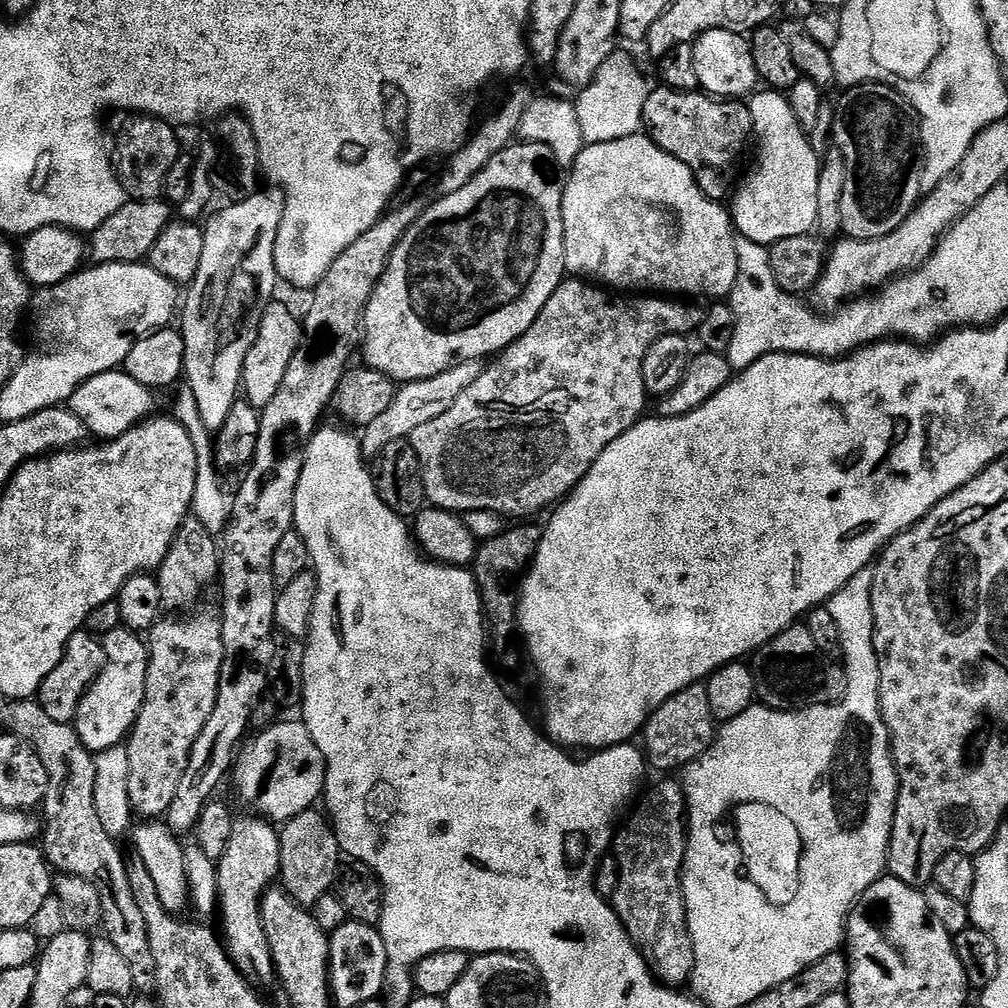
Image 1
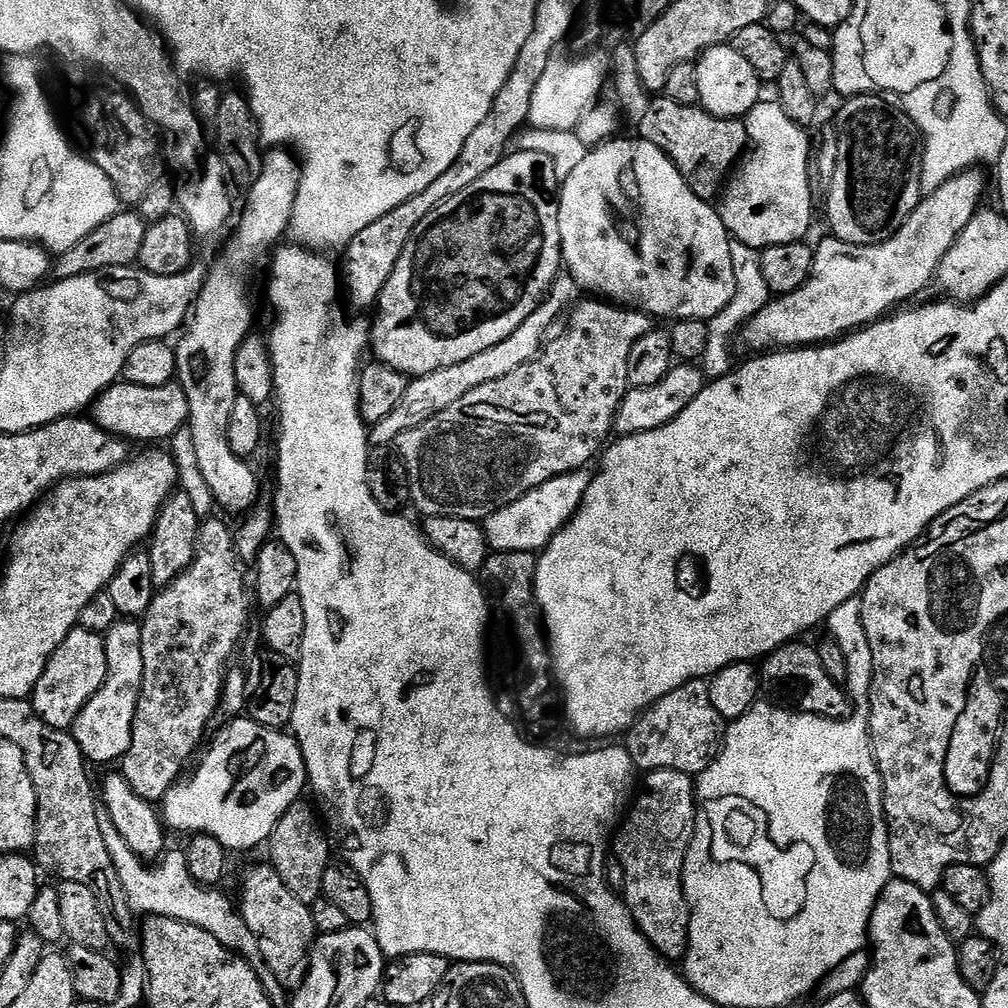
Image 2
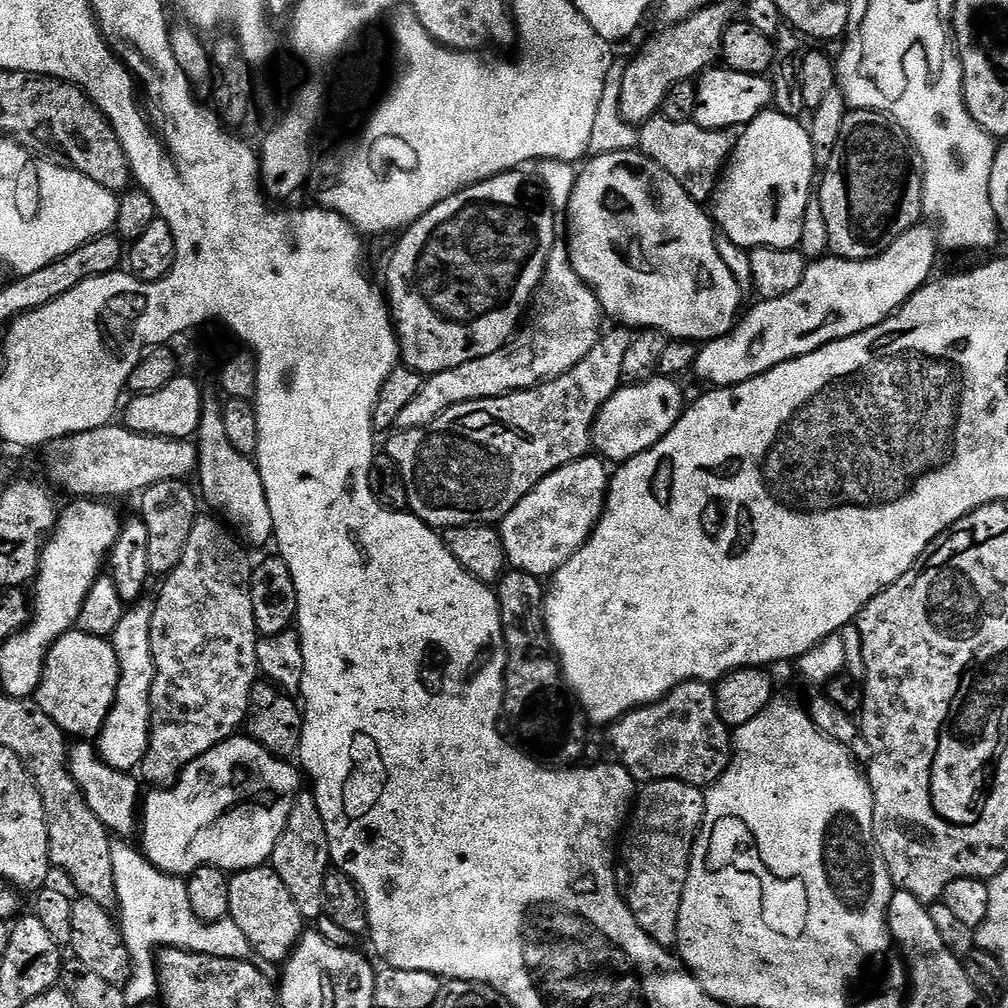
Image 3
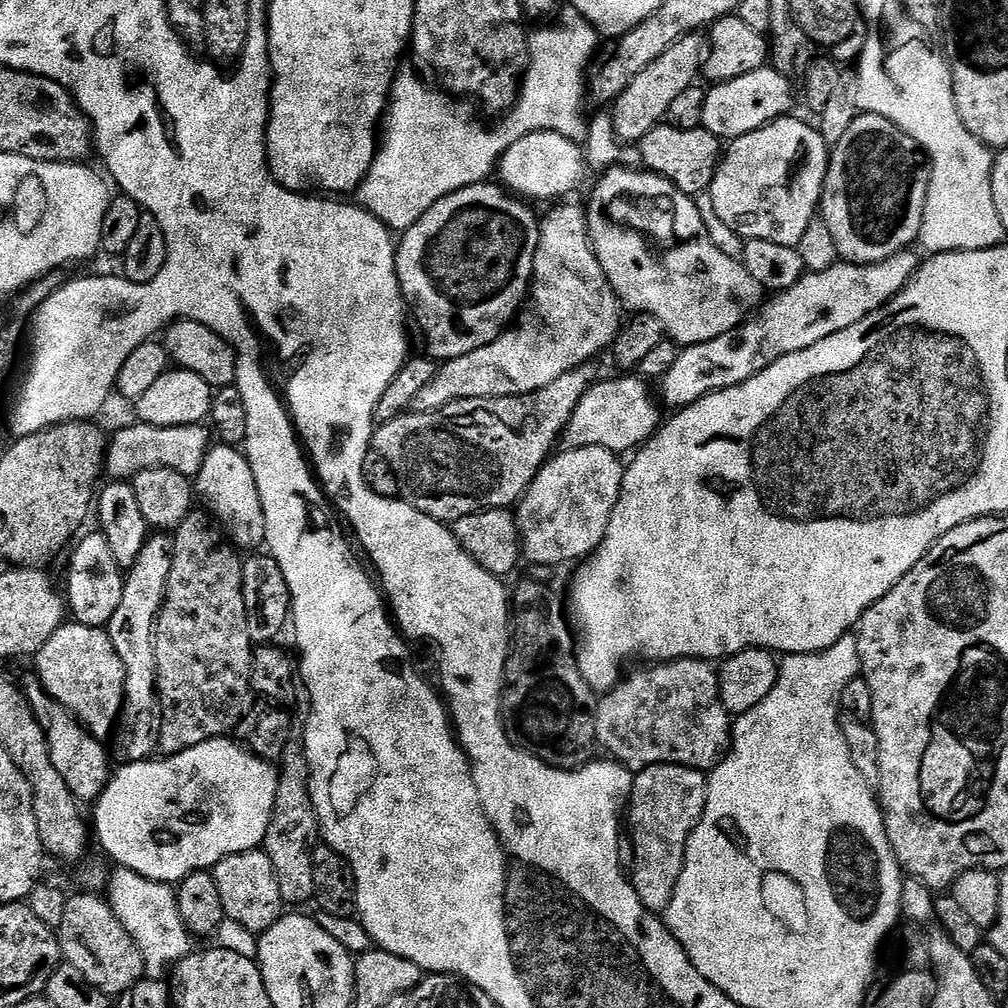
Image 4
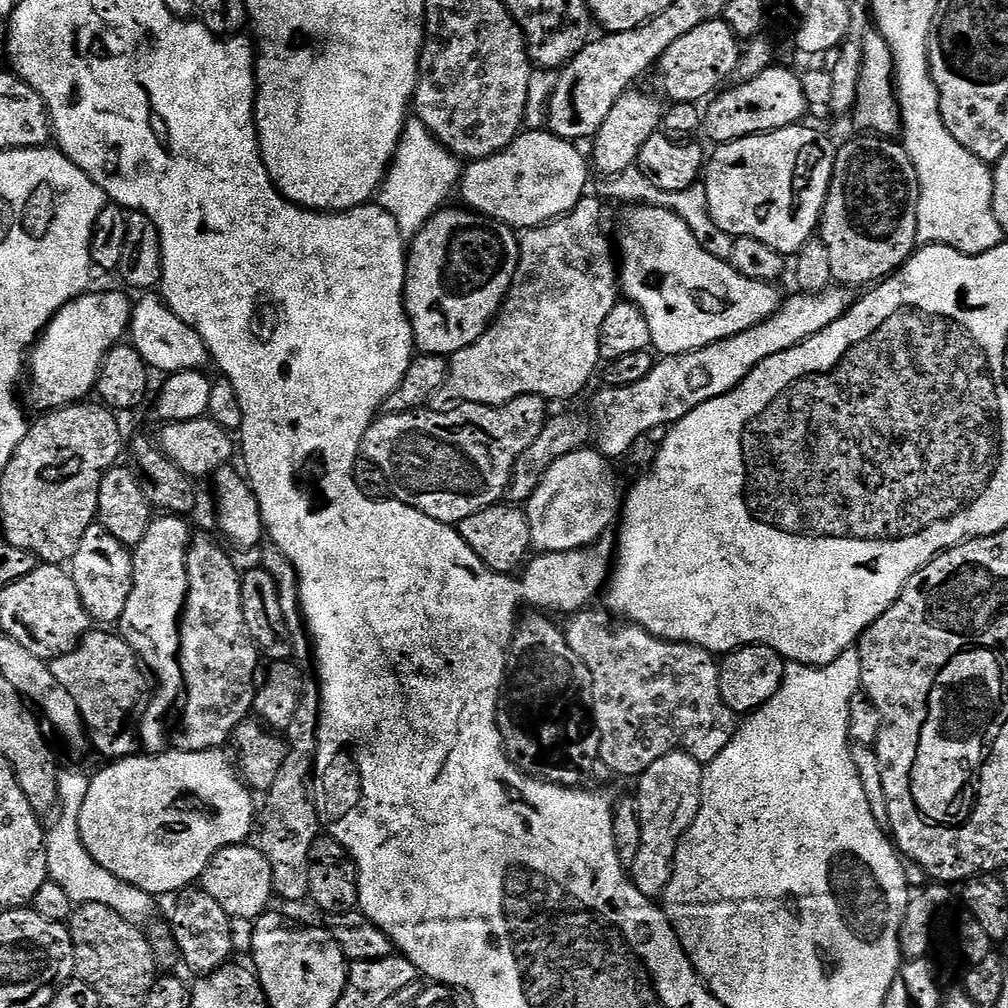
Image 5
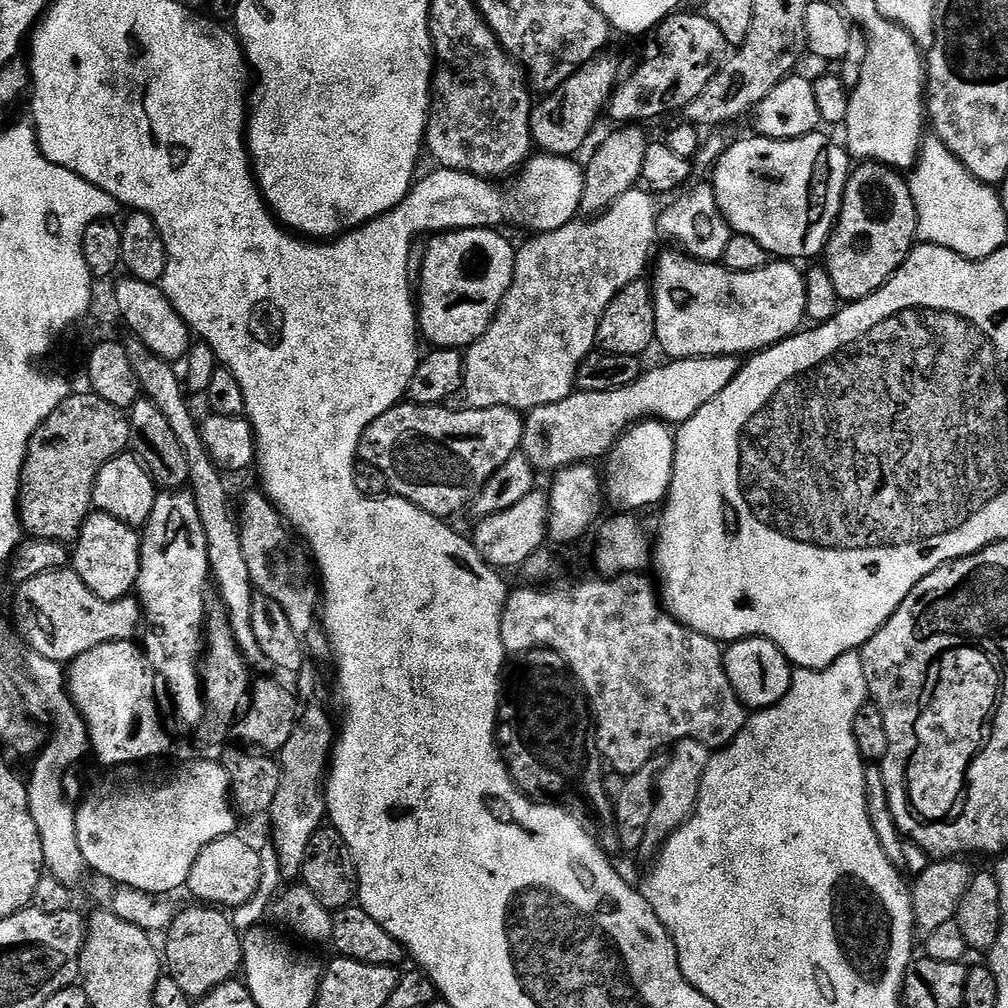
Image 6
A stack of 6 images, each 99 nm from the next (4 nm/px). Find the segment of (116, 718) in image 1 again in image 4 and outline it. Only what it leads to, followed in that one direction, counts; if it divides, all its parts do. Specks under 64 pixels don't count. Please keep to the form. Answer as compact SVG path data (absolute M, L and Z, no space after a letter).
M164 534L149 535L146 546L142 546L142 554L138 554L138 562L133 568L127 569L122 590L122 606L118 606L114 618L110 618L107 634L114 650L122 660L126 682L124 683L124 711L121 712L118 730L118 748L122 757L129 763L149 759L157 749L156 717L159 709L159 693L156 691L156 655L153 642L155 640L156 619L164 604L164 595L168 589L170 566L172 565L172 540Z

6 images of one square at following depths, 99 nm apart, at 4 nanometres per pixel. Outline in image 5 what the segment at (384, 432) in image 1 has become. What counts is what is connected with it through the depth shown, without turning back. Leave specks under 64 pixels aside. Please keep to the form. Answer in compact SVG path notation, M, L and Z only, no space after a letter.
M585 195L579 200L564 216L559 216L557 220L550 220L547 224L539 224L536 228L527 229L519 237L520 241L520 261L518 270L512 279L510 290L504 299L504 305L497 312L495 320L489 324L488 329L478 338L478 342L471 344L469 348L458 350L451 356L448 362L448 377L444 383L444 388L440 391L439 399L452 400L448 402L459 402L462 404L509 404L511 400L517 400L519 396L542 396L545 401L568 400L571 396L576 396L592 380L592 375L597 375L600 358L600 335L602 334L602 322L606 322L606 314L614 310L618 302L618 260L614 255L614 244L608 241L608 236L604 233L604 208L595 195Z

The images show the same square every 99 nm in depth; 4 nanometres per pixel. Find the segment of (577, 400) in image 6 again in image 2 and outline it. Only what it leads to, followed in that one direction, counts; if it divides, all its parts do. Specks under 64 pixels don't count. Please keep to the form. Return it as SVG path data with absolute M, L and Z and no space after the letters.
M979 167L968 168L951 176L938 190L927 193L910 218L888 240L881 244L848 244L844 240L827 238L815 245L812 277L790 294L769 299L767 307L761 310L743 329L742 337L753 348L753 353L765 350L791 350L801 346L820 346L835 341L845 334L851 334L877 320L887 317L903 300L916 296L940 271L942 258L954 246L954 242L966 230L976 213L981 211L980 199L984 196L984 176Z

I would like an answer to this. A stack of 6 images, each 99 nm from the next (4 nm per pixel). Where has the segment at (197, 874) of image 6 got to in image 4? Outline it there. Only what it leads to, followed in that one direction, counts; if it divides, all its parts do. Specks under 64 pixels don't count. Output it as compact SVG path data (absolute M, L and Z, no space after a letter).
M262 850L239 852L228 856L216 864L214 875L218 882L218 895L222 897L225 917L238 922L246 930L263 934L285 915L286 905L282 898L282 890L278 886L278 878L274 874L274 866Z

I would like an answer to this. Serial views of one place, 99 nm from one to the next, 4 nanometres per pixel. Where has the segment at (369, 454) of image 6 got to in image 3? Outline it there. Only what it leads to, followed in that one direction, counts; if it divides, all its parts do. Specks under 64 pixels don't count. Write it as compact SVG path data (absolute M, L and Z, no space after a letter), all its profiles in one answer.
M601 335L590 352L568 372L563 372L560 376L553 376L530 388L509 390L503 394L481 396L475 400L464 400L461 404L453 404L438 418L431 420L429 424L418 425L416 428L396 430L396 433L388 440L386 454L390 458L394 458L394 462L402 474L404 485L408 487L409 493L413 497L417 496L418 499L425 500L432 508L457 508L460 512L480 512L483 508L496 508L499 504L504 504L504 506L511 505L531 491L539 483L541 477L548 475L558 467L562 467L564 463L570 463L572 460L578 459L589 451L590 445L593 443L592 425L596 423L596 415L600 413L600 408L603 404L616 393L617 388L621 387L621 355L622 340L619 340L616 336Z

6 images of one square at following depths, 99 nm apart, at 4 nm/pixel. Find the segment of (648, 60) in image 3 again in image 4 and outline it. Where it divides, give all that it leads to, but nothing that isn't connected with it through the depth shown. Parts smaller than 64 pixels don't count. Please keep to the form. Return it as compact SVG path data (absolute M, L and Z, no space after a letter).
M700 34L683 36L674 46L667 48L656 62L650 62L642 74L635 76L626 90L611 105L610 113L616 137L625 145L632 146L665 119L672 103L701 75L706 55L706 40Z

